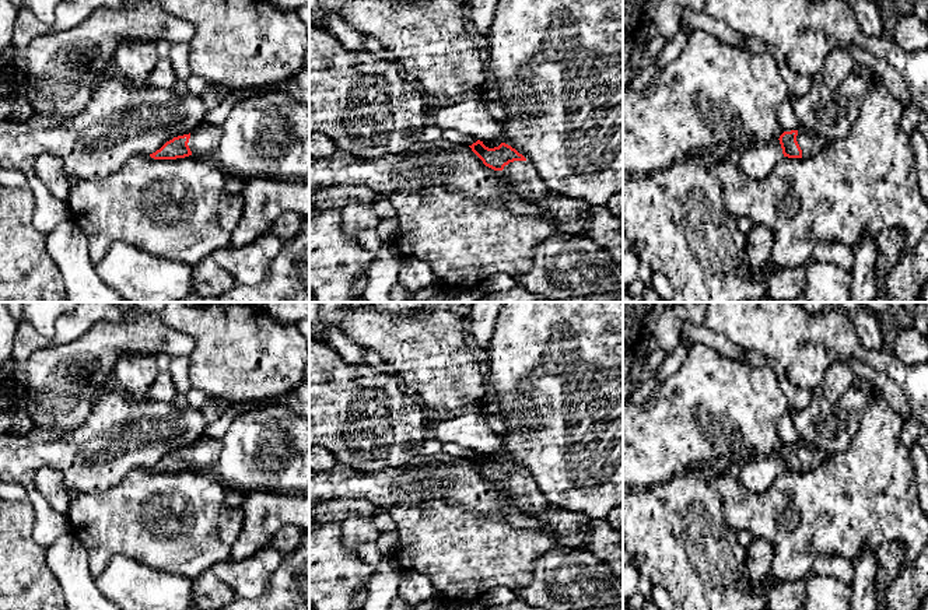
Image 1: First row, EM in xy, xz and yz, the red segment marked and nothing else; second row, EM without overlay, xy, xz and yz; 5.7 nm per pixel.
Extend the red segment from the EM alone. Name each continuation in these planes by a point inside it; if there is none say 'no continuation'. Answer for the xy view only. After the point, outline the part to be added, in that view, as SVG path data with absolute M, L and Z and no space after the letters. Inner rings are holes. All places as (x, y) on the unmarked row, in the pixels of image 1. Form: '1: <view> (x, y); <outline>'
1: xy (205, 452); M197 438L190 444L189 462L192 470L216 471L221 456L223 442L213 438Z

